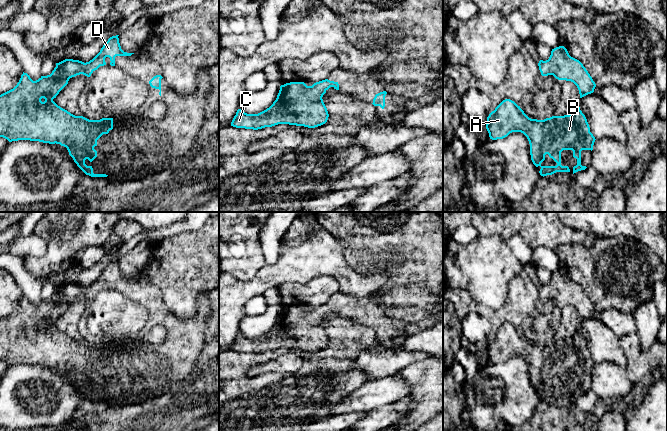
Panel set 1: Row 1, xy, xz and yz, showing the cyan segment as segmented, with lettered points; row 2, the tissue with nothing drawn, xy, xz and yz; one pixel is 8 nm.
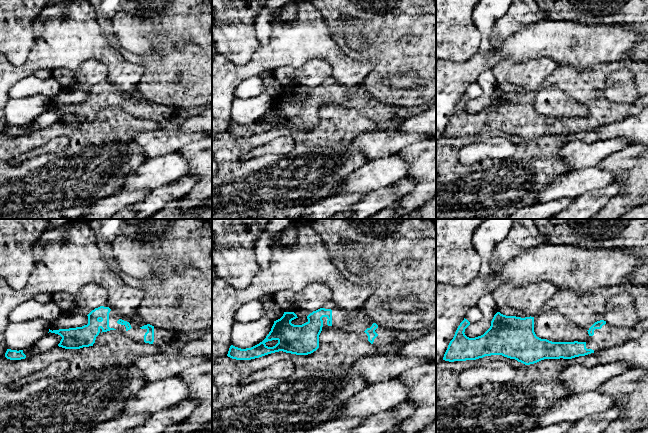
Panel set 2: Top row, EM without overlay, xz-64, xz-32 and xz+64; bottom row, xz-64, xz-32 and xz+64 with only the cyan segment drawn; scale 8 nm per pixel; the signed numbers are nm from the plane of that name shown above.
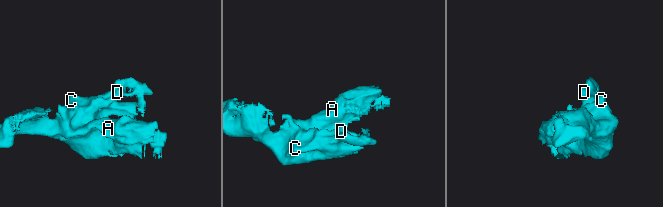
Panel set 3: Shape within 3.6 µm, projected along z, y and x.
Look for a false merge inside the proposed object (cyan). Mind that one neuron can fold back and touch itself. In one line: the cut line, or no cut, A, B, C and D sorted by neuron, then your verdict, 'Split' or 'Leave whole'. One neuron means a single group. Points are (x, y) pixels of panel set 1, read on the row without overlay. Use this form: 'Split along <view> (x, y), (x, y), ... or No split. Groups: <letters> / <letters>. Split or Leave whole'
No split. Groups: A B C D. Leave whole

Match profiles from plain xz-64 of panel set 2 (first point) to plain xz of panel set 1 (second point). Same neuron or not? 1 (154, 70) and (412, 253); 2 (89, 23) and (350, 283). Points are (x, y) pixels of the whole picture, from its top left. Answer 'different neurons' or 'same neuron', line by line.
1: same neuron
2: same neuron

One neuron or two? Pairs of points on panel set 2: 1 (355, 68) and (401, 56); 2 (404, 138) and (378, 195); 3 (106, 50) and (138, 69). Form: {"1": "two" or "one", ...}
{"1": "two", "2": "one", "3": "one"}

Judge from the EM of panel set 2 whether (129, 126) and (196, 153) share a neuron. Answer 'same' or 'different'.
different

